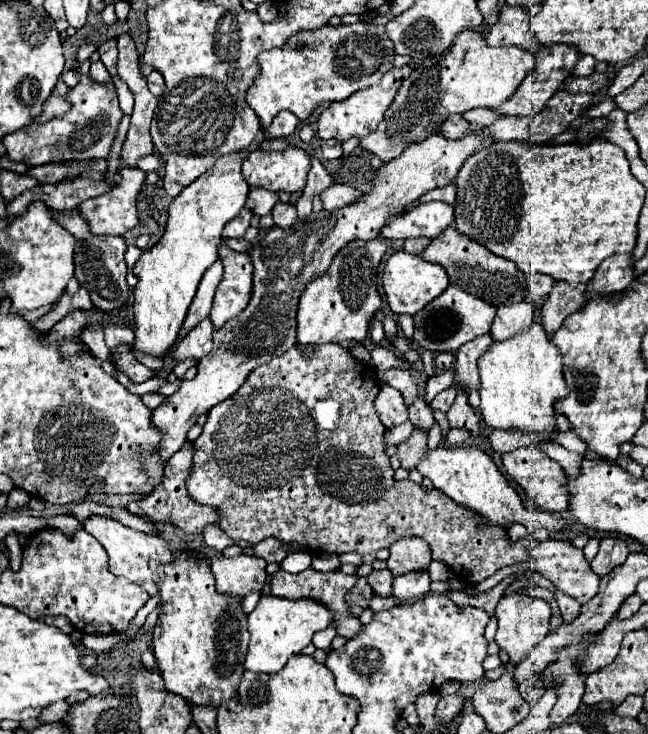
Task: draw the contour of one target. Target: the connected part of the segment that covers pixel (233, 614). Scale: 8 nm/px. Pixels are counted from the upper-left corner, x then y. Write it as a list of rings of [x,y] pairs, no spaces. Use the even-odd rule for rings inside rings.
[[[176,553],[174,563],[150,563],[152,579],[160,587],[160,617],[152,631],[152,651],[158,673],[166,683],[166,691],[184,697],[190,705],[212,705],[216,709],[234,709],[238,703],[238,683],[244,673],[244,657],[248,649],[248,623],[242,605],[232,595],[220,595],[212,585],[212,571],[206,561],[198,561],[190,553]]]

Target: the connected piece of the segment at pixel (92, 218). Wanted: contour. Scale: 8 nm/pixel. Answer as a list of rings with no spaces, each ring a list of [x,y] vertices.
[[[119,163],[119,173],[122,176],[122,183],[116,185],[112,191],[100,195],[100,197],[92,197],[80,203],[80,213],[86,217],[90,231],[94,235],[124,235],[130,229],[134,229],[138,225],[138,211],[136,211],[136,195],[140,185],[144,183],[144,171],[140,171],[138,167],[128,169],[126,165]]]

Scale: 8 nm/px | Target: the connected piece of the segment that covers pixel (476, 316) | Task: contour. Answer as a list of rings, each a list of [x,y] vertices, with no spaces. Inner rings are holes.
[[[450,285],[440,297],[436,297],[428,307],[424,307],[424,311],[420,311],[416,315],[416,319],[414,319],[416,333],[414,333],[412,341],[420,349],[428,349],[428,351],[438,351],[438,353],[456,351],[464,343],[488,333],[492,327],[494,315],[496,315],[494,305],[488,305],[486,301],[462,291],[460,287]]]

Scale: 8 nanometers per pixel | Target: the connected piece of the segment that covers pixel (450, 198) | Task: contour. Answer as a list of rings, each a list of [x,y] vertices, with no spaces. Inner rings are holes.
[[[451,183],[443,188],[436,188],[428,193],[424,194],[419,203],[427,203],[430,201],[443,201],[448,204],[453,205],[456,201],[456,186],[454,183]]]

